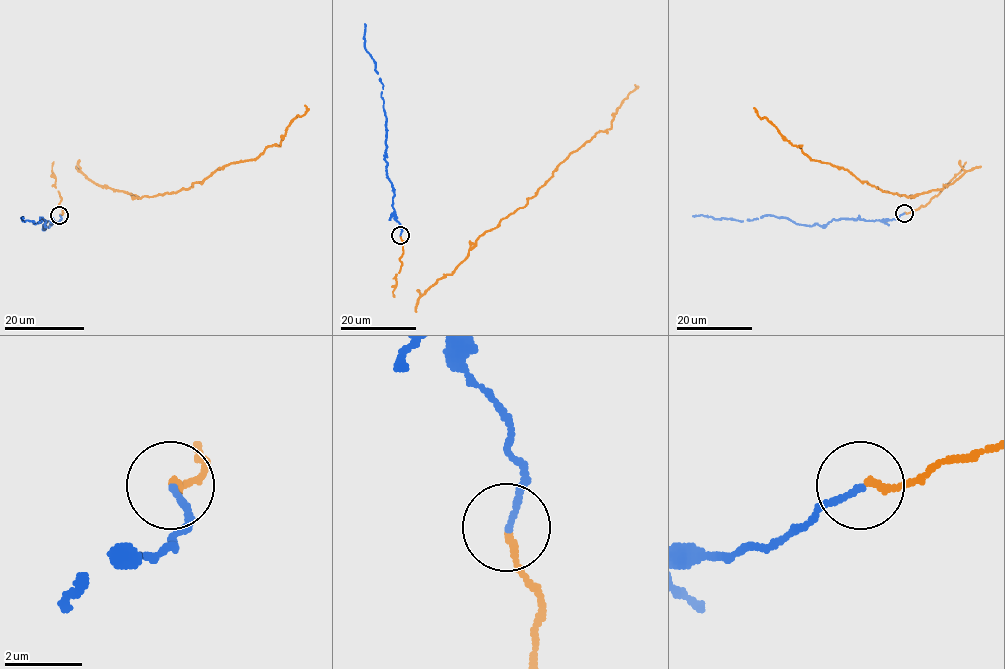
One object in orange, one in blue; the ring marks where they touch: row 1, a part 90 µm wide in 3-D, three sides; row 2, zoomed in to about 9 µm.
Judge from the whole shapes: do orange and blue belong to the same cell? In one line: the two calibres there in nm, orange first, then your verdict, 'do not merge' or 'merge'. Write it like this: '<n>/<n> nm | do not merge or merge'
160/150 nm | merge

